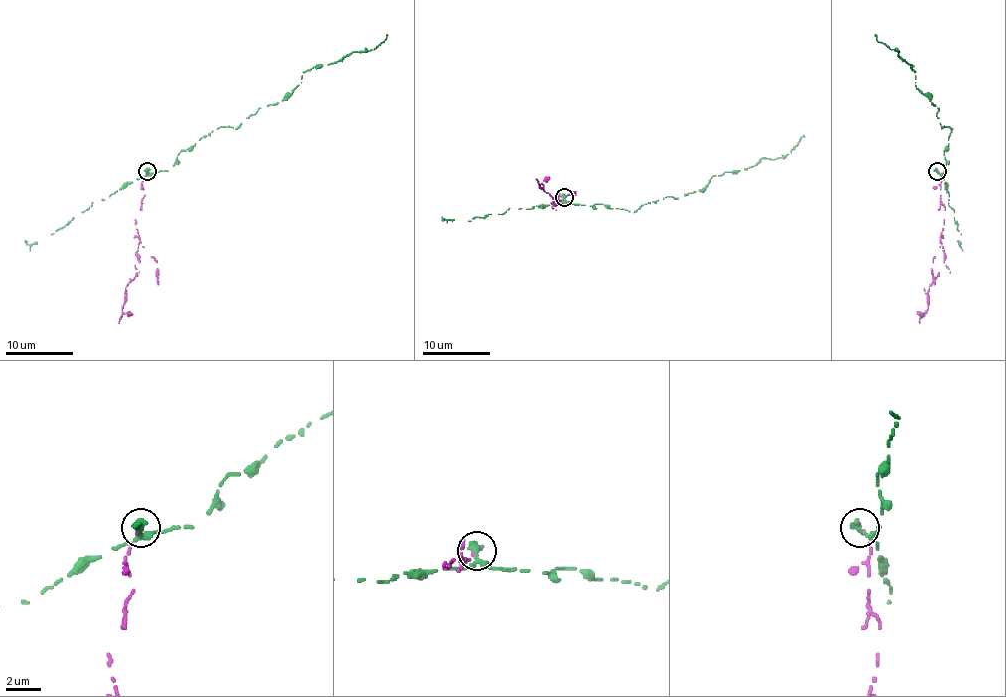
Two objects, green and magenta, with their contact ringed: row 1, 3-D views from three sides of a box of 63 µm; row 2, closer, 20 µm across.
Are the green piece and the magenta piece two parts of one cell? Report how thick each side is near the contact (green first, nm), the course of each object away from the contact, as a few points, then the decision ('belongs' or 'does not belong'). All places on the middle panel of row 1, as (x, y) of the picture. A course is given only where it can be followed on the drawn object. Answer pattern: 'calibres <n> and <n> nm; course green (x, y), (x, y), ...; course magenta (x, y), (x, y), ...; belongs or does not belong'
calibres 320 and 160 nm; course green (564, 198), (633, 213), (702, 189), (713, 176), (785, 157), (804, 135); course magenta (564, 198), (552, 206), (554, 199), (538, 187), (538, 181), (535, 179); does not belong

